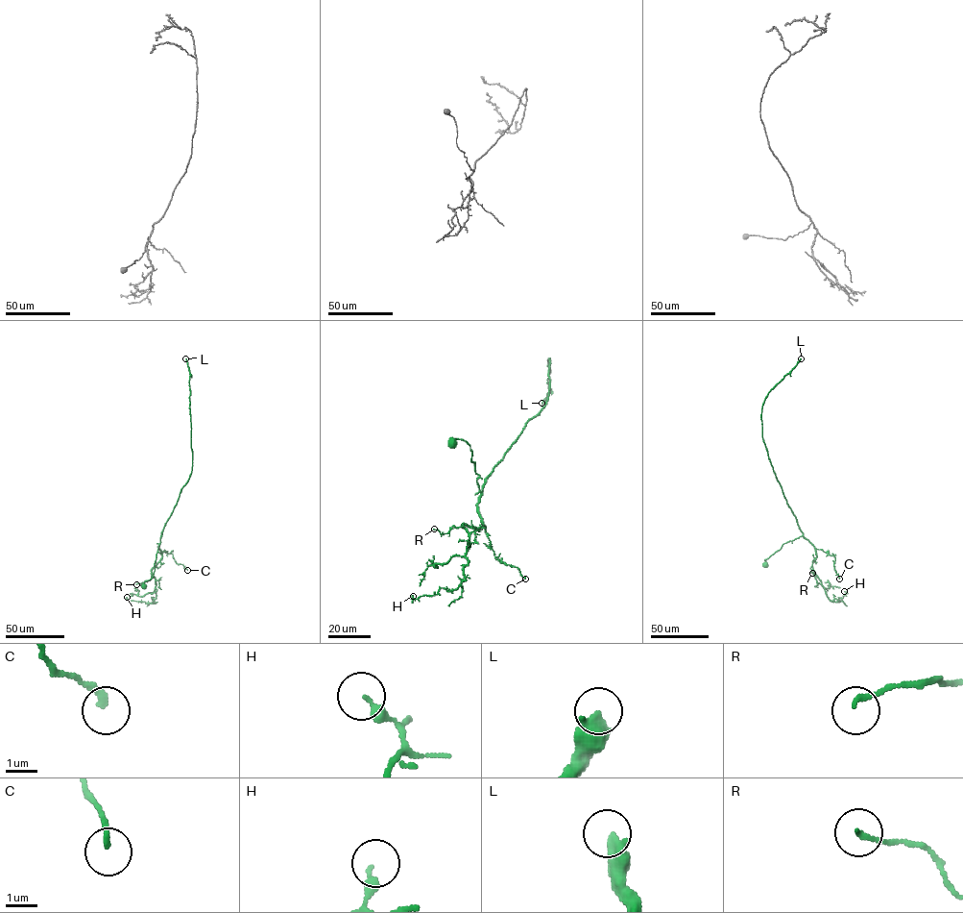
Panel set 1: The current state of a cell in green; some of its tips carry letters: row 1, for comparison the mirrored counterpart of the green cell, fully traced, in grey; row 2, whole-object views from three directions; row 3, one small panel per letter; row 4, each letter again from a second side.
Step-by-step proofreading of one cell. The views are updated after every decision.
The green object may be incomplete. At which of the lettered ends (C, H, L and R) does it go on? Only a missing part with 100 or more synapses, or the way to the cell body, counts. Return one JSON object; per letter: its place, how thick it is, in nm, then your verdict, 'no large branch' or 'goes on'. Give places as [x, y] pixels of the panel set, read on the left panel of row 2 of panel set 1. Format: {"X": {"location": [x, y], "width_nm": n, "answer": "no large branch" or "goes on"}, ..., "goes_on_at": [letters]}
{"C": {"location": [187, 570], "width_nm": 190, "answer": "no large branch"}, "H": {"location": [127, 597], "width_nm": 280, "answer": "no large branch"}, "L": {"location": [185, 358], "width_nm": 550, "answer": "goes on"}, "R": {"location": [136, 584], "width_nm": 140, "answer": "no large branch"}, "goes_on_at": ["L"]}

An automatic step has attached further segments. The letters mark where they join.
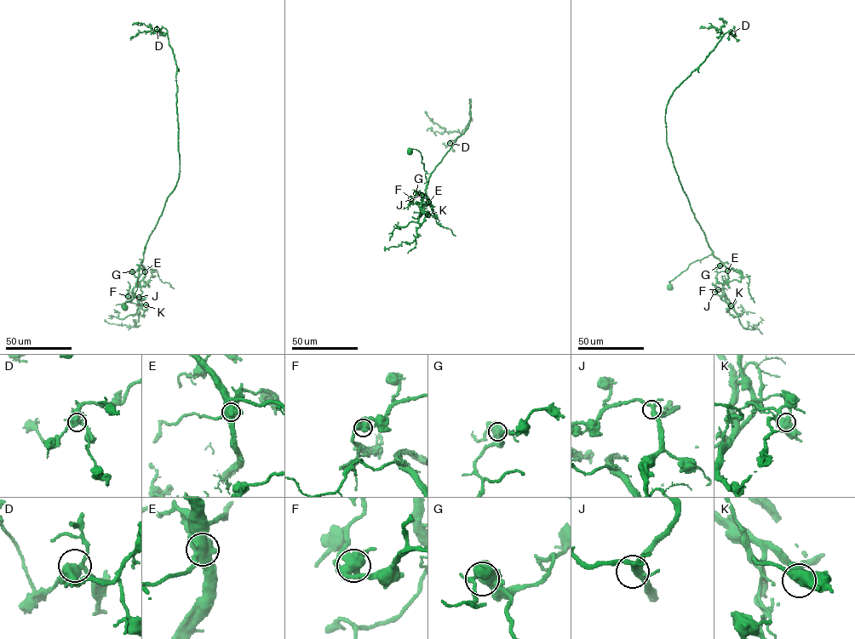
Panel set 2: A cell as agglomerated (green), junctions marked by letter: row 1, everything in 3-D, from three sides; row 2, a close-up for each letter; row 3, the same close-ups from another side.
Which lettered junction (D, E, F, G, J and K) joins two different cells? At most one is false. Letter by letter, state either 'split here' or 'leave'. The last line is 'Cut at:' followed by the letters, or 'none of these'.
D: leave
E: split here
F: leave
G: leave
J: leave
K: leave
Cut at: E

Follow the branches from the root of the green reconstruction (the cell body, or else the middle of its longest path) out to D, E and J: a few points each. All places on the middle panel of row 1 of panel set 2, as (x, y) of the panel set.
D: (409, 151), (414, 149), (421, 153), (428, 182), (435, 168), (468, 126), (471, 99), (469, 122), (450, 143)
E: (409, 151), (416, 150), (422, 156), (421, 162), (427, 172), (426, 195), (428, 202)
J: (409, 151), (414, 149), (420, 152), (421, 162), (427, 172), (428, 201), (421, 193), (425, 195), (421, 195)

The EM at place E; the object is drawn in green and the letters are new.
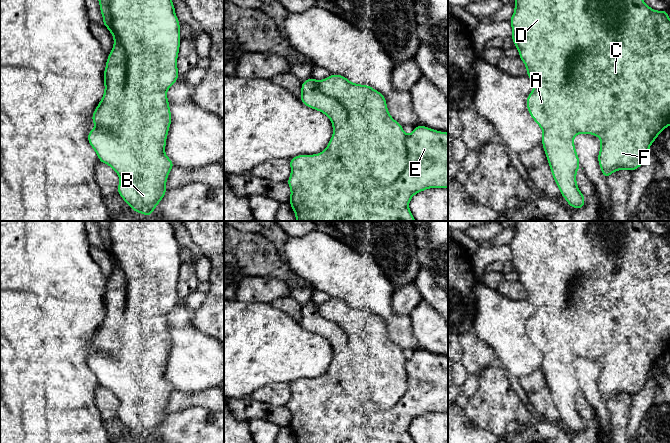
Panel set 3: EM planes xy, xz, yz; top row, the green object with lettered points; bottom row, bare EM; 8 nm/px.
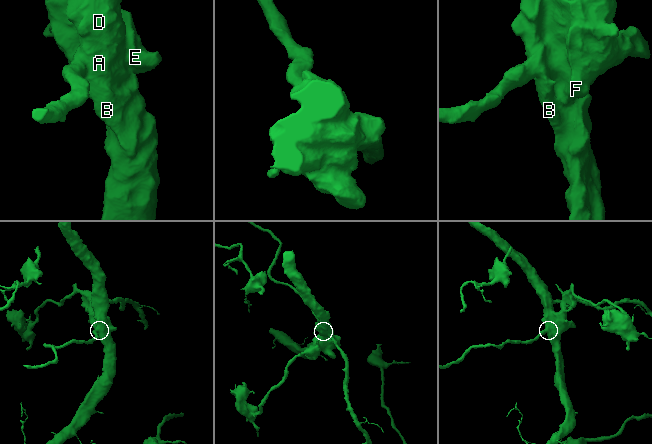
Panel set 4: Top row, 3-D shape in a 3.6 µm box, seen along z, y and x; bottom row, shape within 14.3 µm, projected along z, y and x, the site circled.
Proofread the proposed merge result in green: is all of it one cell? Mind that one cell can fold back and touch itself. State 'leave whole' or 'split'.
split

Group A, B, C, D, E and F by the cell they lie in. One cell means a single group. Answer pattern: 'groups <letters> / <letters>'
groups A B D / C E F

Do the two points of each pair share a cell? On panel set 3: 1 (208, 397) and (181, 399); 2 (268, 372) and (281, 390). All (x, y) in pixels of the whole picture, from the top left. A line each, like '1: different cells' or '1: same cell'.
1: same cell
2: different cells

